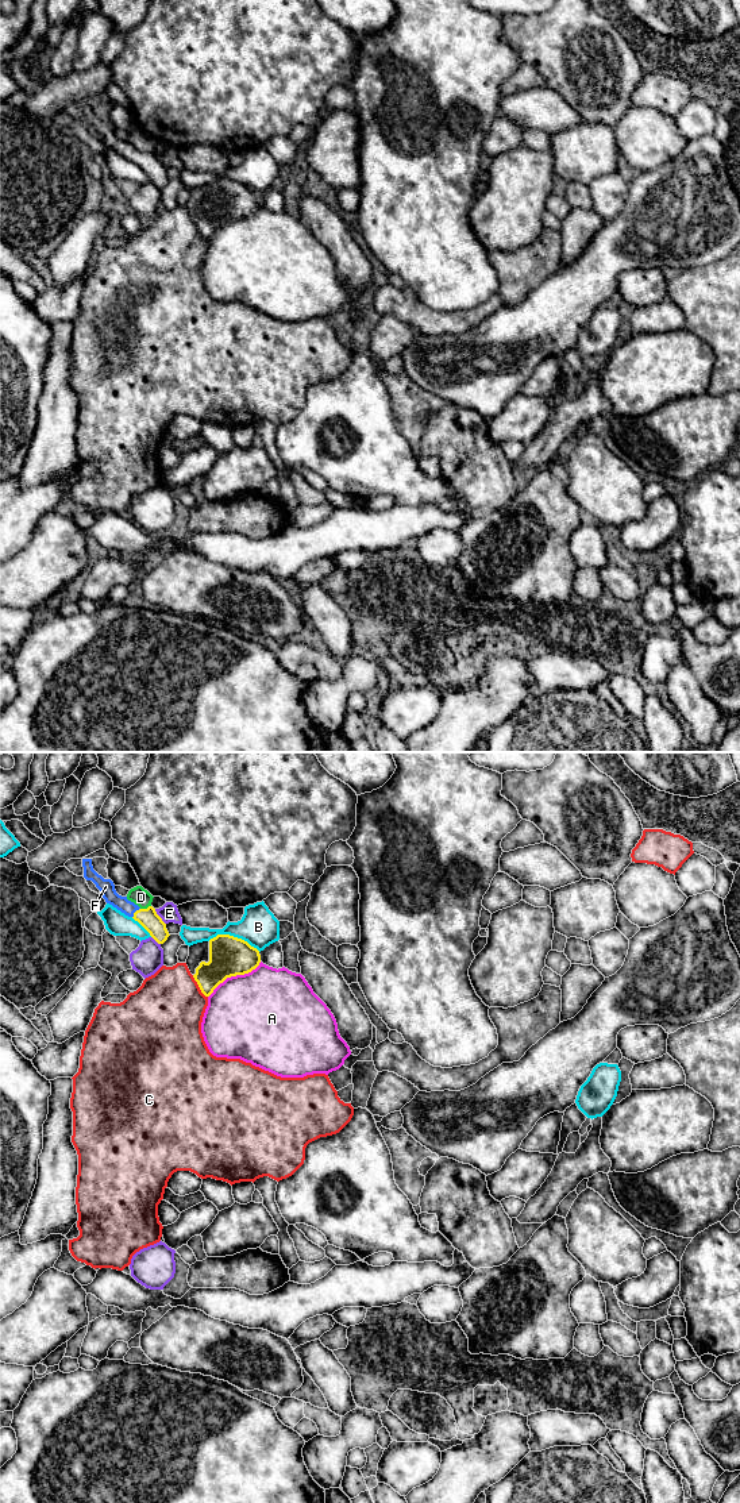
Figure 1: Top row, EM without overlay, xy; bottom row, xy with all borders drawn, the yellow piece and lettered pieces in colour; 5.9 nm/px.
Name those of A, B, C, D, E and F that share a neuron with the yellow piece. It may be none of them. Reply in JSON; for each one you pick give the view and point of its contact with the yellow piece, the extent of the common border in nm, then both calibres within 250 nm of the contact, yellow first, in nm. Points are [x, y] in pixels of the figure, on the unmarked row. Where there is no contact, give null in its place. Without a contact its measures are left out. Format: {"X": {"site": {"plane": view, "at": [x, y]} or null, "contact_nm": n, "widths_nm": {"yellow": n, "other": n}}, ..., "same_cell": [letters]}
{"F": {"site": {"plane": "xy", "at": [134, 157]}, "contact_nm": 80, "widths_nm": {"yellow": 120, "other": 90}}, "same_cell": ["F"]}

